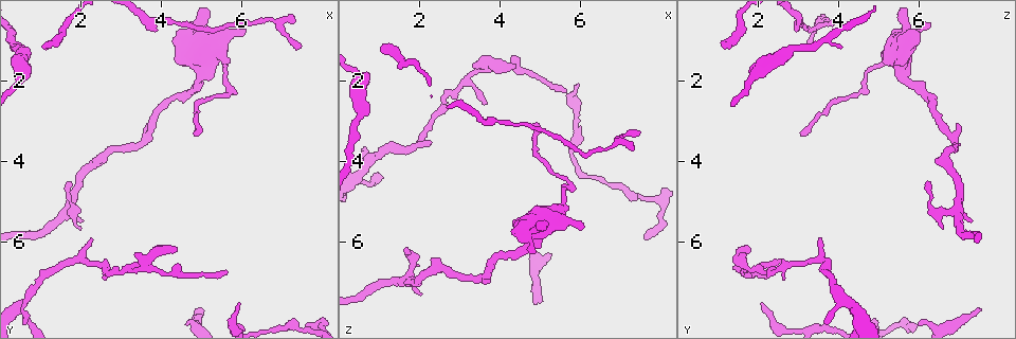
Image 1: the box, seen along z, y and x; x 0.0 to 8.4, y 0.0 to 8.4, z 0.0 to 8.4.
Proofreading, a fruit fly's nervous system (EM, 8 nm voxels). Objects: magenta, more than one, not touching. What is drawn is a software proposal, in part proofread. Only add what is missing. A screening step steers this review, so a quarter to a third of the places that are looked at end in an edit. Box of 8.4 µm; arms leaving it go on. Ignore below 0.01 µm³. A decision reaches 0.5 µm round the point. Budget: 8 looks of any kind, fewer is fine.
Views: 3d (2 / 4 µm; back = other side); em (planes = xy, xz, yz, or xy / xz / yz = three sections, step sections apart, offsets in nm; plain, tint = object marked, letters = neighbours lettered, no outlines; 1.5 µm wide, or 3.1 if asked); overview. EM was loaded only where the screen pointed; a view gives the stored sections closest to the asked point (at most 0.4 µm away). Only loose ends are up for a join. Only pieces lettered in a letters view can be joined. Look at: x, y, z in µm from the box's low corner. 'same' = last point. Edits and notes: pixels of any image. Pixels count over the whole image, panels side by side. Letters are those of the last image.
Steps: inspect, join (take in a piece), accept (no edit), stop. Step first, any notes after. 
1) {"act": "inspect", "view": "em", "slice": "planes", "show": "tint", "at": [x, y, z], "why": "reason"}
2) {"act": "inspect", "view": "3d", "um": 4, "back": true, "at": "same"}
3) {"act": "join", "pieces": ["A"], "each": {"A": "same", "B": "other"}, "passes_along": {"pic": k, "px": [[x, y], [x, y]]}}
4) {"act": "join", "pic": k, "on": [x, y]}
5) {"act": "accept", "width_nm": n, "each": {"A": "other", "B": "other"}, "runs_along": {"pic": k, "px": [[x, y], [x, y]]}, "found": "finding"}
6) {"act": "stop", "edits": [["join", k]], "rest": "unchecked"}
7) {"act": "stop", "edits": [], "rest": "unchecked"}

{"act": "inspect", "view": "3d", "um": 2, "at": [4.80, 7.60, 7.50], "why": "free end"}

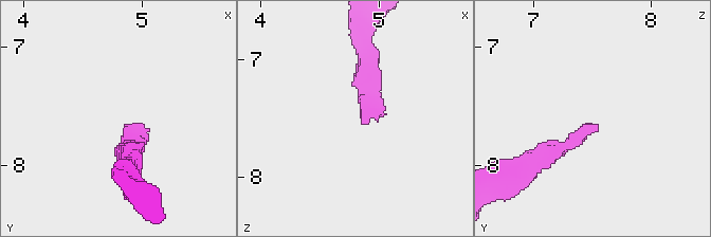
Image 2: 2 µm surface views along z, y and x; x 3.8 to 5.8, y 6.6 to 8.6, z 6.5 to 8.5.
{"act": "inspect", "view": "em", "slice": "planes", "show": "letters", "at": [4.86, 7.66, 7.58]}

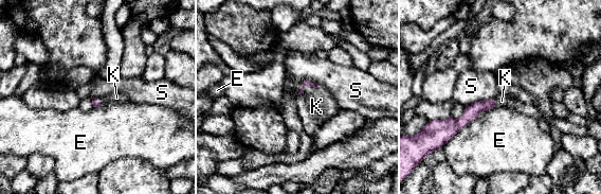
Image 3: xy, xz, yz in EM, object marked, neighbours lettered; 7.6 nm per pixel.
{"act": "join", "pieces": ["K"], "longest_contact_nm": ["E", 500], "each": {"E": "other", "K": "same", "S": "other"}, "found": "it goes on there"}

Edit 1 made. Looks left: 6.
{"act": "inspect", "view": "overview", "why": "redraw"}

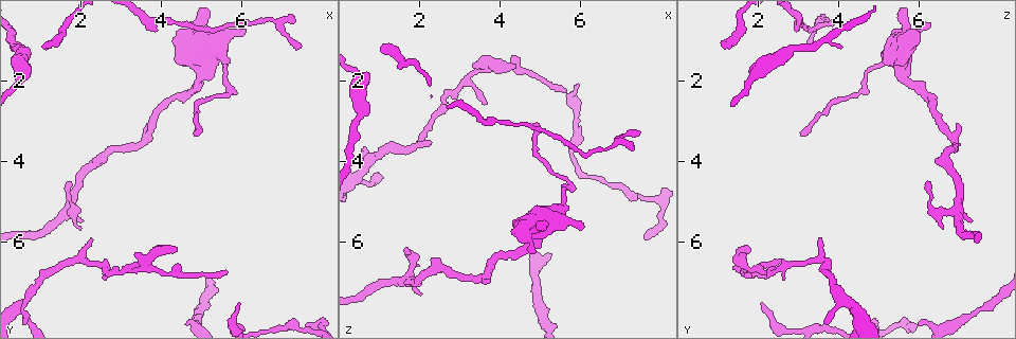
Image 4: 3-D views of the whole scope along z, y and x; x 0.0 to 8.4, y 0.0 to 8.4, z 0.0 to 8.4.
{"act": "inspect", "view": "3d", "um": 2, "at": [6.00, 0.70, 5.65], "why": "branch stops here"}

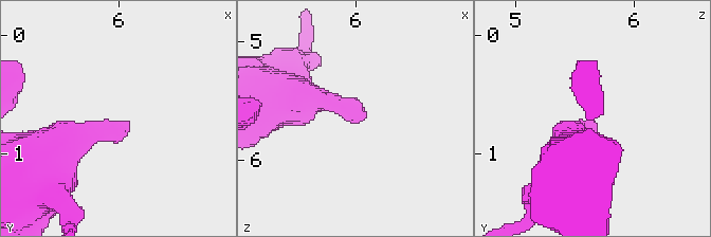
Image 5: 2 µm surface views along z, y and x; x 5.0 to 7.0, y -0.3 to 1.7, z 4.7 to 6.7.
{"act": "inspect", "view": "em", "slice": "yz", "step": 8, "show": "letters", "at": [6.02, 0.74, 5.70], "why": "now the EM"}

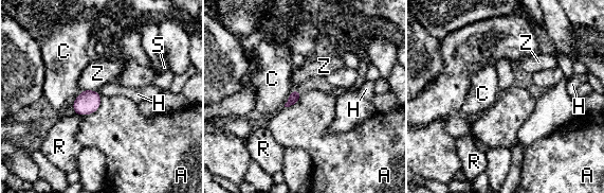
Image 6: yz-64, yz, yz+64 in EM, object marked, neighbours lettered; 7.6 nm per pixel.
{"act": "inspect", "view": "em", "slice": "xz", "step": 8, "show": "letters", "at": "same"}

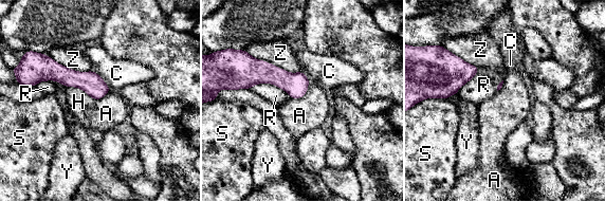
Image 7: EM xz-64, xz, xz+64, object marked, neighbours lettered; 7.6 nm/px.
{"act": "accept", "each": {"A": "other", "C": "other", "H": "other", "R": "other", "S": "other", "Y": "other", "Z": "other"}, "runs_along": {"pic": 7, "px": [[41, 76], [63, 75], [106, 90]]}, "found": "no lettered piece goes on from it"}

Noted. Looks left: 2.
{"act": "stop", "edits": [["join", 3]], "rest": "unchecked"}

